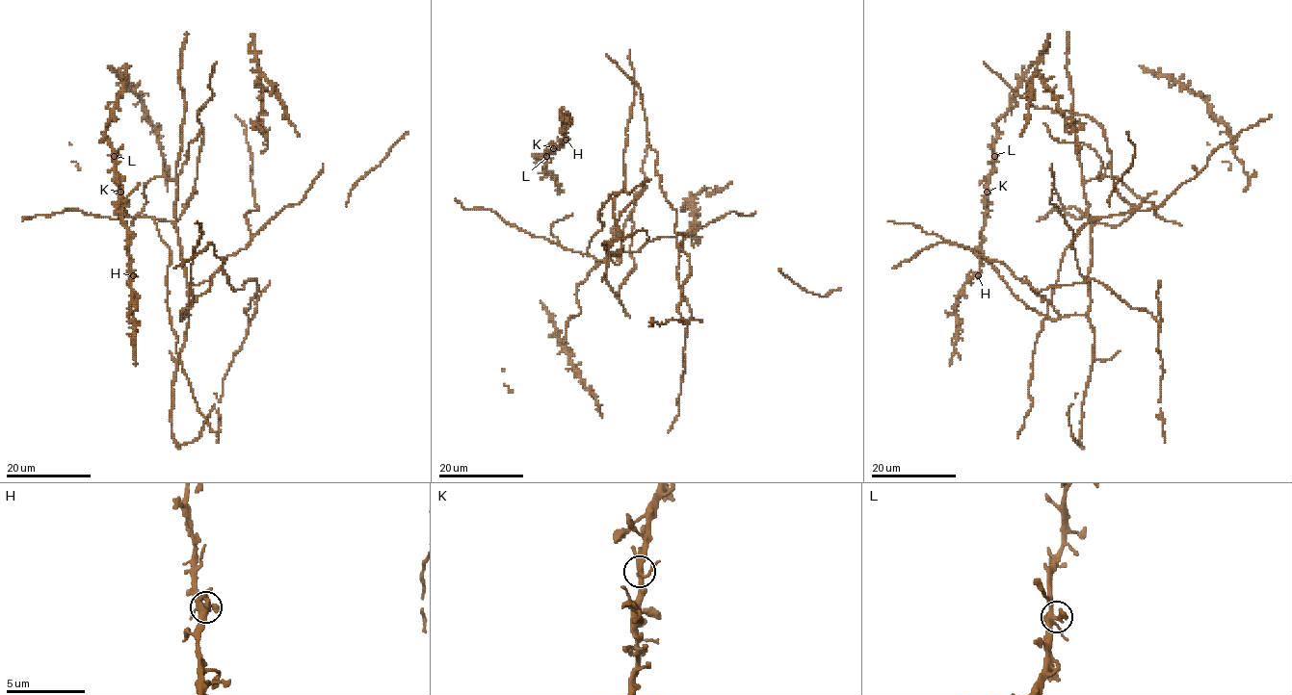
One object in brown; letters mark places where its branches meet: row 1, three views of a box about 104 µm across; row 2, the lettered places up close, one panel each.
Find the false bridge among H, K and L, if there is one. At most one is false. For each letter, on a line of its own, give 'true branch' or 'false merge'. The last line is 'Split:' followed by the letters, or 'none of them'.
H: true branch
K: true branch
L: true branch
Split: none of them

